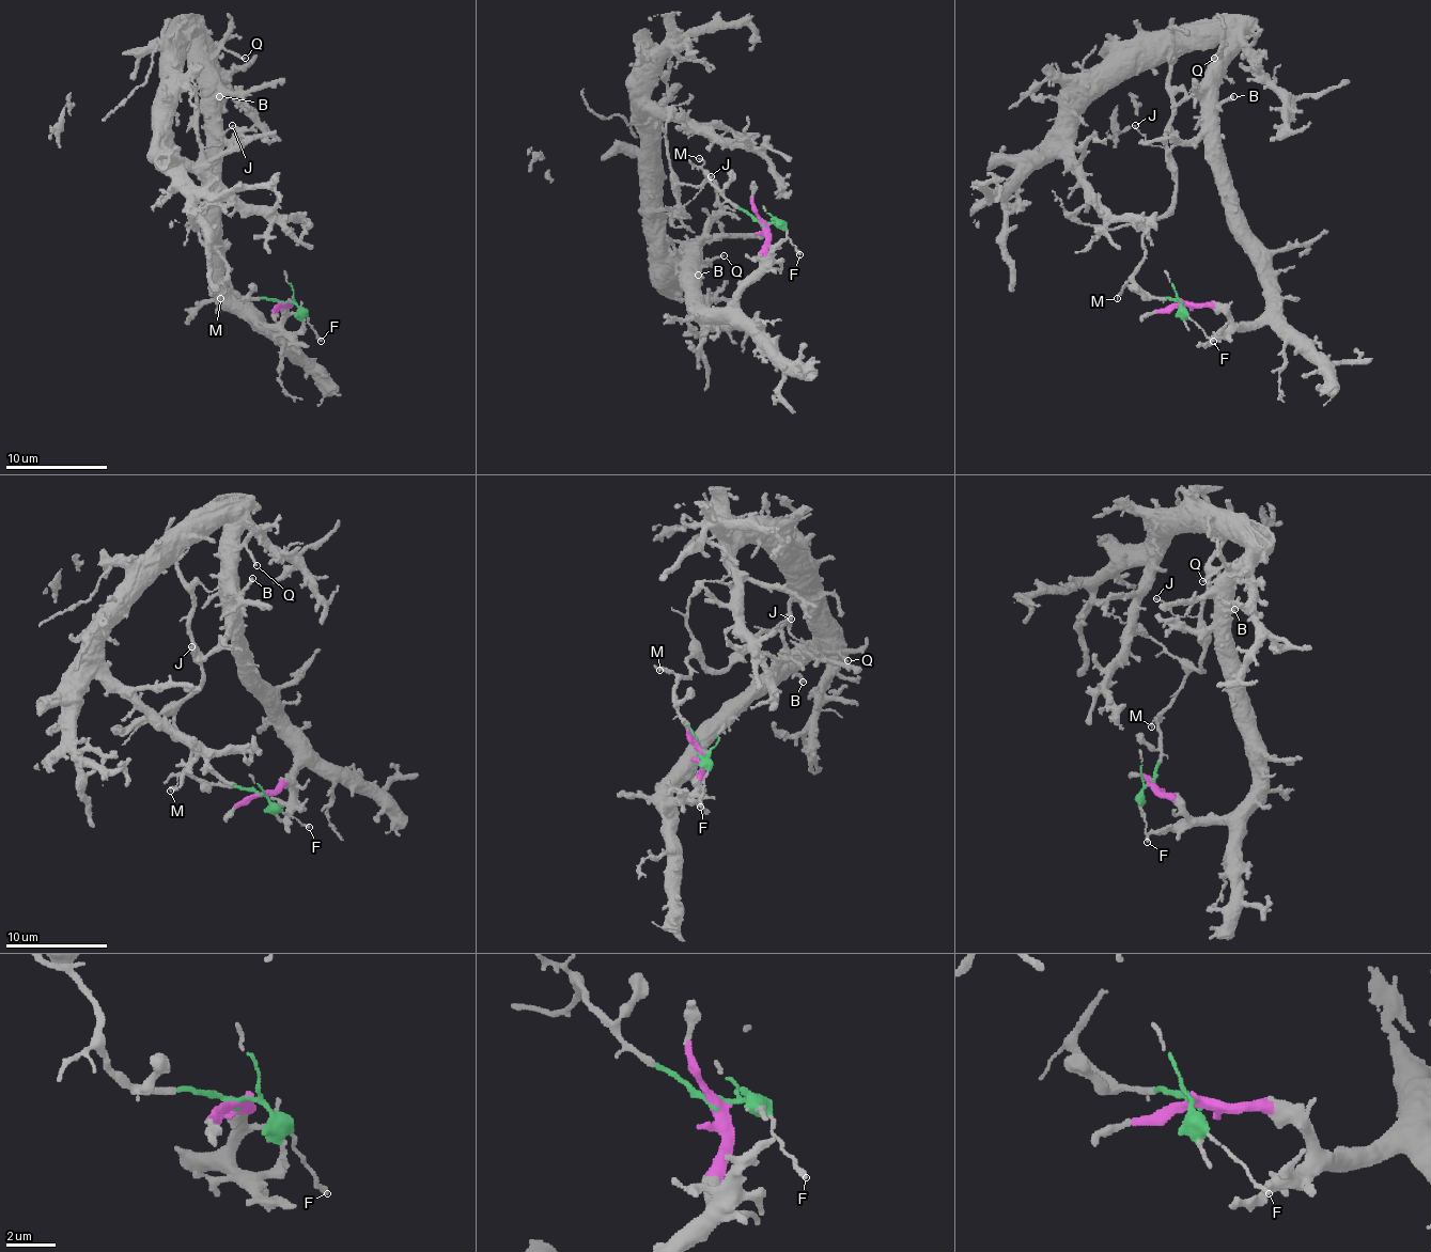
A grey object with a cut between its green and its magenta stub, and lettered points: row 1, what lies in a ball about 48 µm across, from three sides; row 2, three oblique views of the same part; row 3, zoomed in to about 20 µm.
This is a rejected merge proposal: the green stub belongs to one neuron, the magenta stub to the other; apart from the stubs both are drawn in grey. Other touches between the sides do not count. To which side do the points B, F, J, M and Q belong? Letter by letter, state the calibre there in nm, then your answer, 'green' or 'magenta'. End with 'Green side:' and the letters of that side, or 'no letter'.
B: 280 nm | magenta
F: 190 nm | green
J: 100 nm | green
M: 120 nm | green
Q: 150 nm | magenta
Green side: F, J, M

